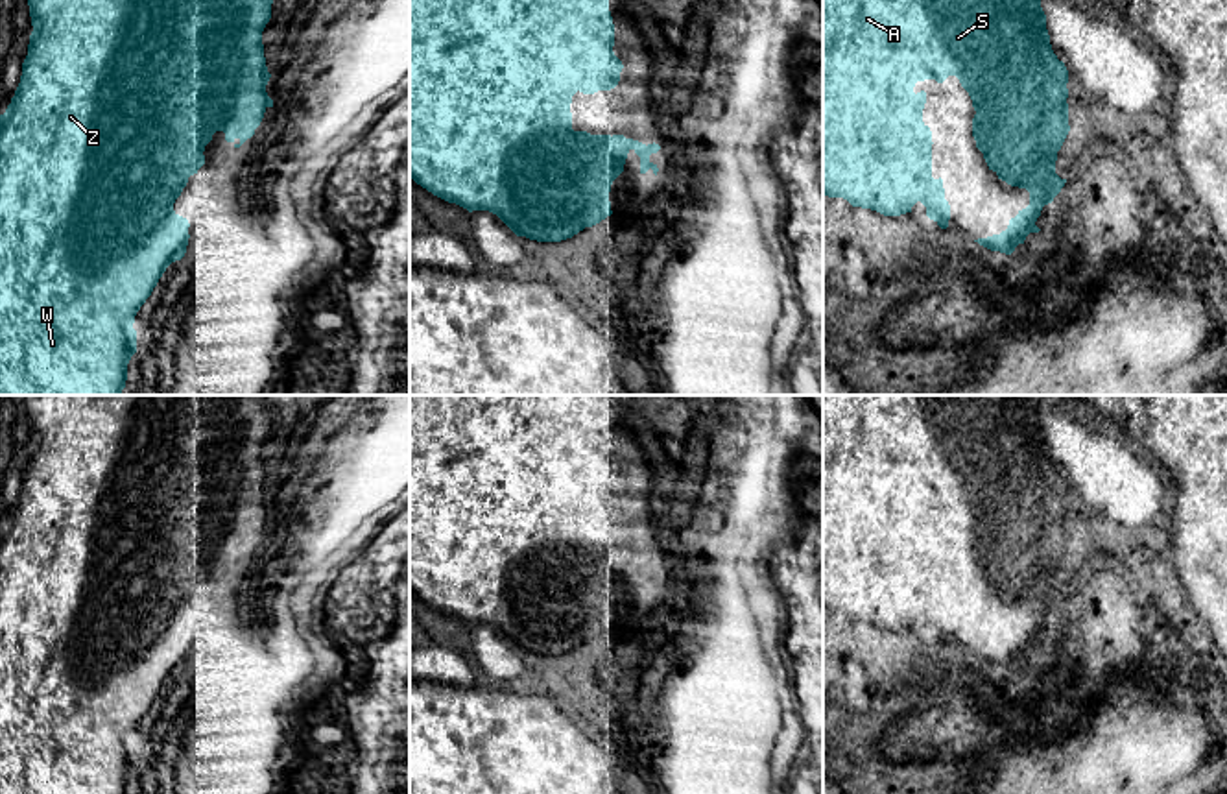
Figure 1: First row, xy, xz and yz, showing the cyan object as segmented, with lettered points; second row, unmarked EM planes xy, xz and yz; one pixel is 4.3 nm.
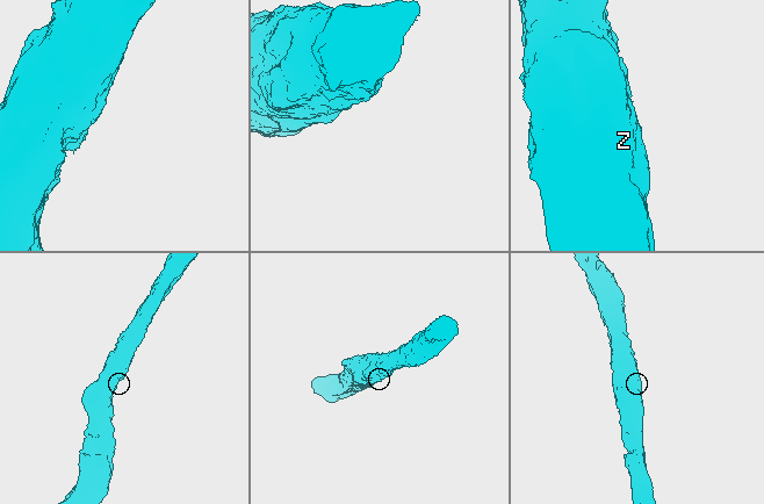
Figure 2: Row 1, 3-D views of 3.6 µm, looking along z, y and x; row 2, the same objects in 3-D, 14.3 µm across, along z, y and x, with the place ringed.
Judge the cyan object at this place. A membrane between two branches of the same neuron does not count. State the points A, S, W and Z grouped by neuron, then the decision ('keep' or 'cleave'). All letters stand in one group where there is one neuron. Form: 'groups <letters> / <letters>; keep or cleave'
groups A S W Z; keep

